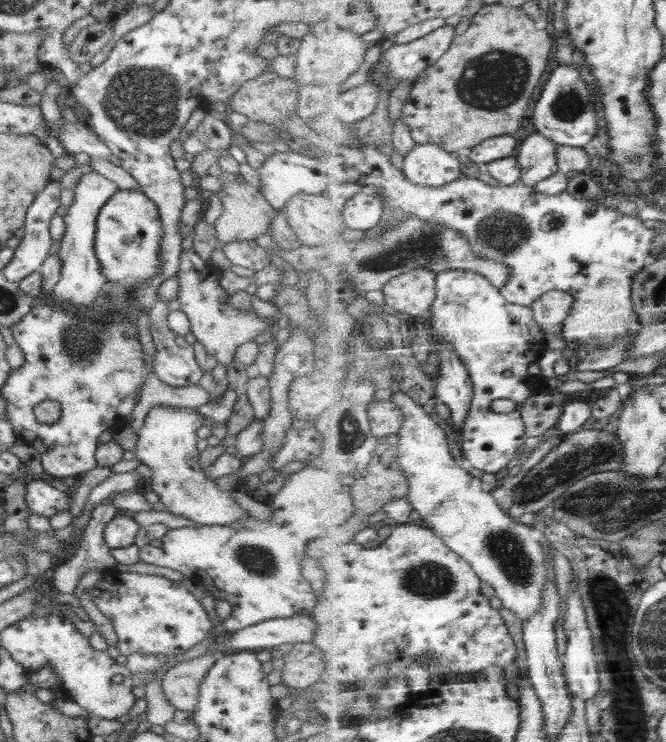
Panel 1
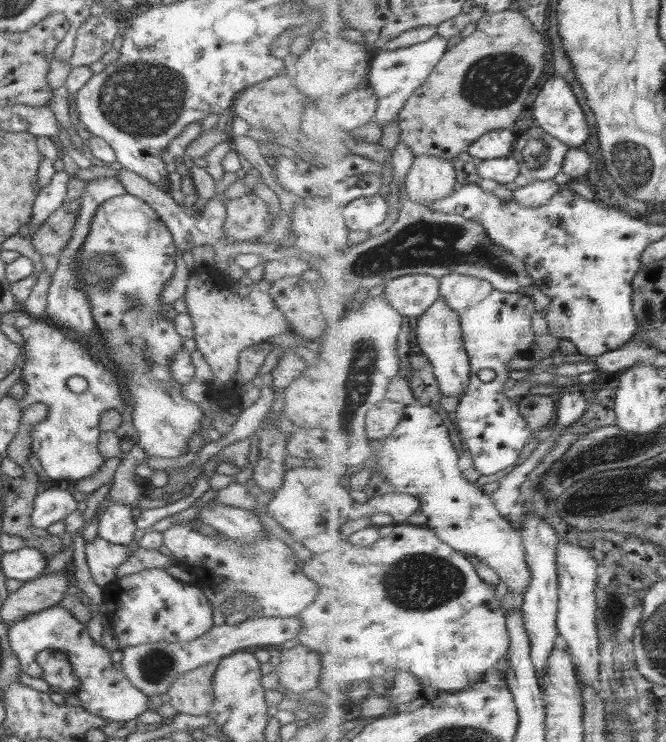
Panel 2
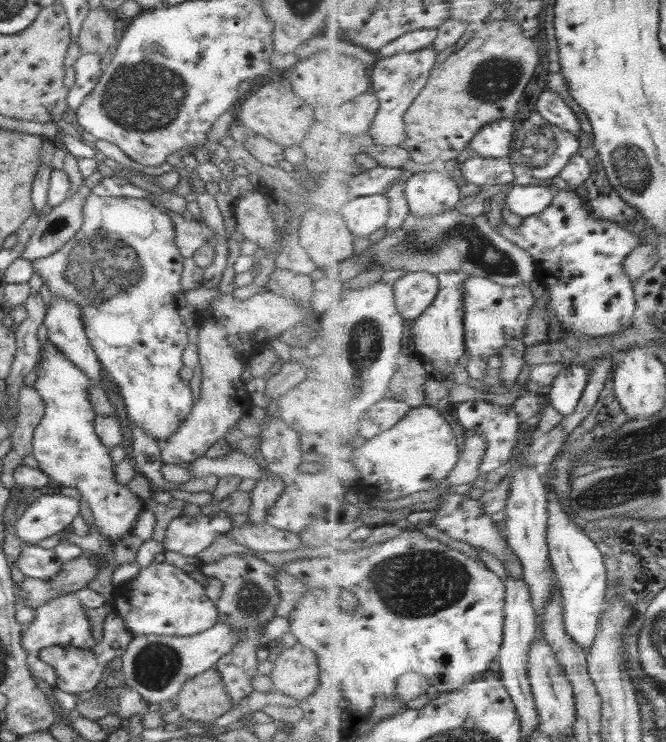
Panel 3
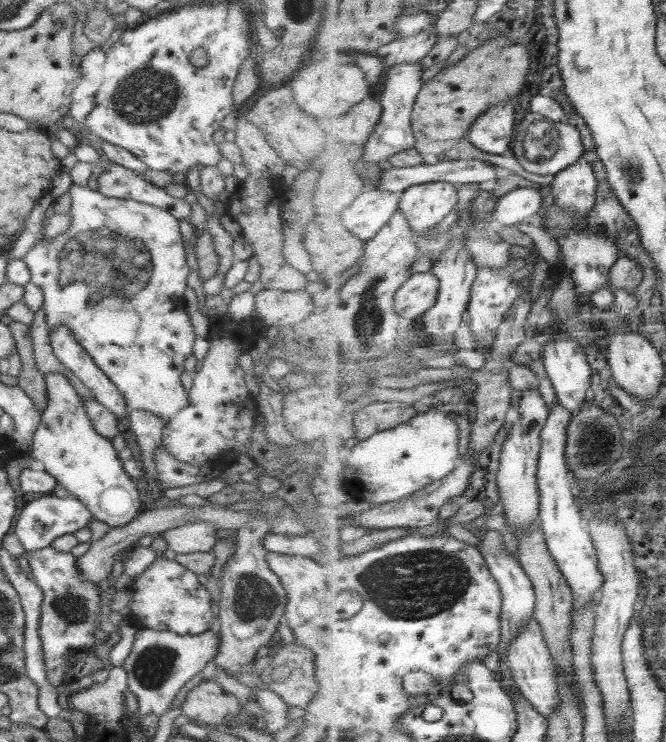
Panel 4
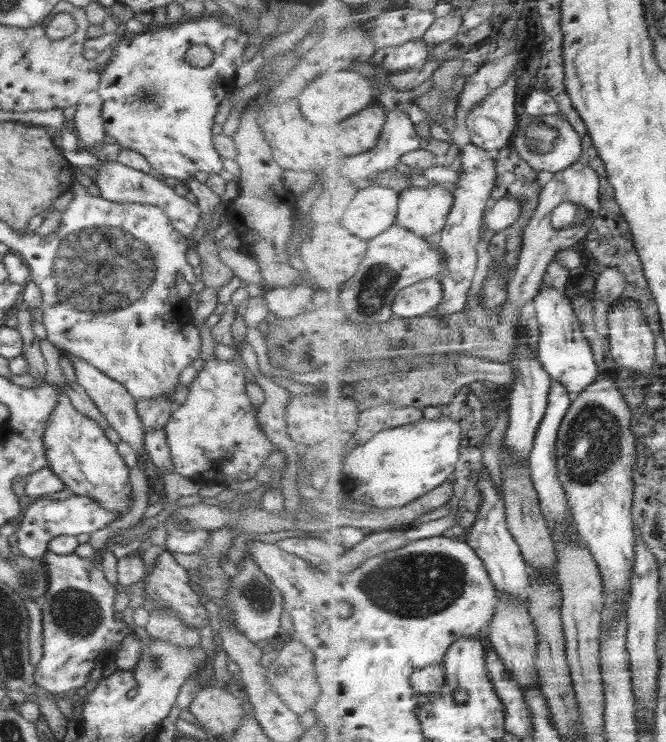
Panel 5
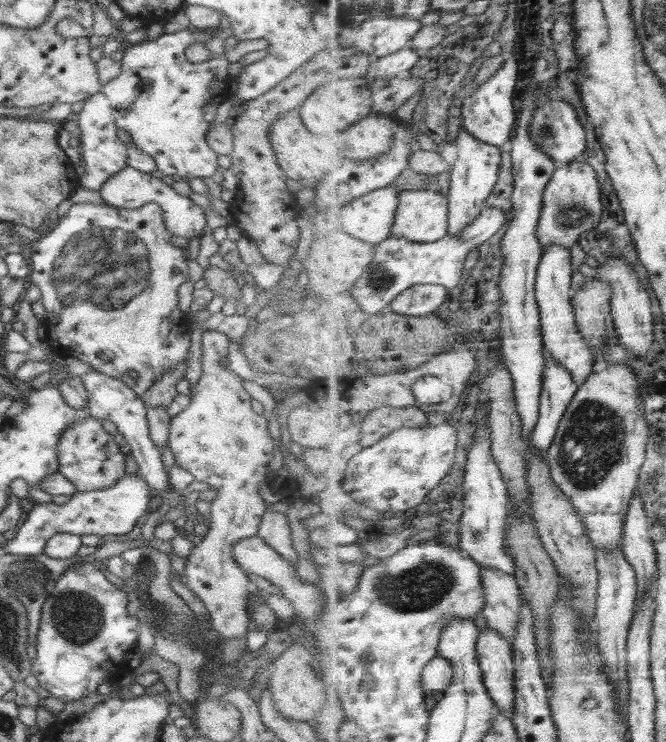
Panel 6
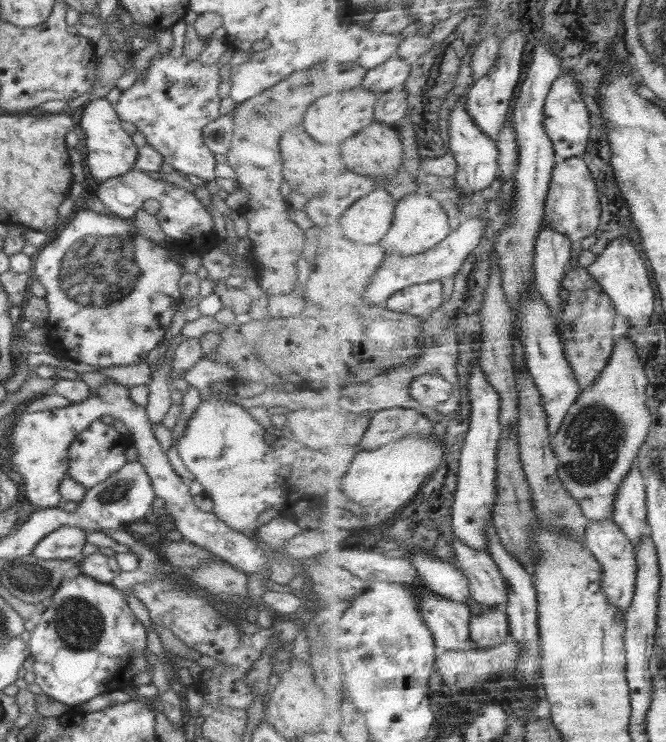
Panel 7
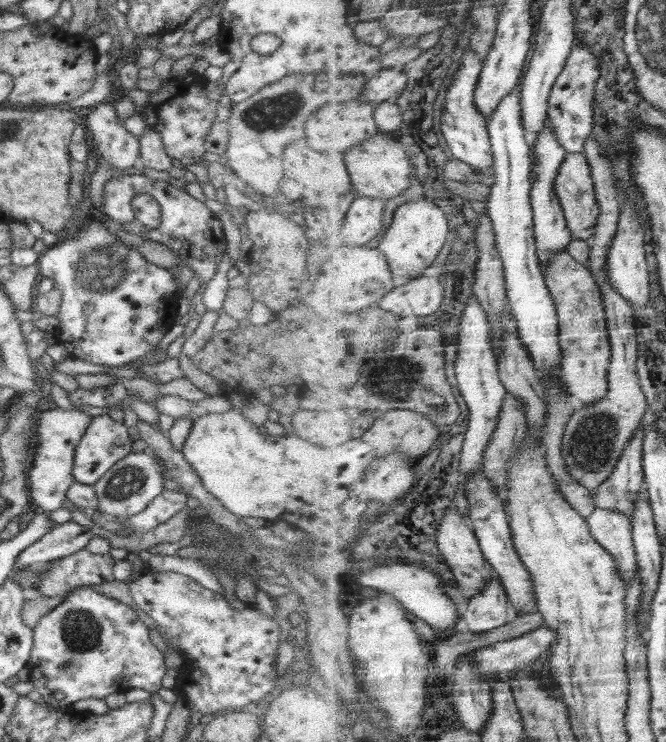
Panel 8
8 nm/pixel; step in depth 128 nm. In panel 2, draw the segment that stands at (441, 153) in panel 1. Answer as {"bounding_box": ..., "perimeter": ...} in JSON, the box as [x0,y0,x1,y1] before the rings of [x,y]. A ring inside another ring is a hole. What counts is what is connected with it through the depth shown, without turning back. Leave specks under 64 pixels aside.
{"bounding_box":[407,154,460,205],"perimeter":[[[424,154],[416,158],[407,178],[407,190],[414,202],[425,205],[444,200],[460,186],[452,160]]]}

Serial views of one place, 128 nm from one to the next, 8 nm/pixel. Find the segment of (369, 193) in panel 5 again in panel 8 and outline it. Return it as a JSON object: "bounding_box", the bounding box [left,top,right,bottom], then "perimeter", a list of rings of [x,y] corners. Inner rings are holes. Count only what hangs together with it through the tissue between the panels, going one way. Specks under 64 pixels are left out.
{"bounding_box":[342,198,386,245],"perimeter":[[[357,198],[347,214],[342,236],[348,245],[366,245],[380,236],[384,226],[386,200]]]}

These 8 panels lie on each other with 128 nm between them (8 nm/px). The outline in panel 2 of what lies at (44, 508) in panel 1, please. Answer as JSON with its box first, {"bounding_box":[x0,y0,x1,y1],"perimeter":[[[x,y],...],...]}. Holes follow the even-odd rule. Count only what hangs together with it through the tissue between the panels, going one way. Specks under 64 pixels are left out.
{"bounding_box":[30,486,77,530],"perimeter":[[[58,486],[42,490],[34,498],[30,524],[34,528],[46,530],[54,522],[63,522],[69,514],[77,510],[76,505],[77,501],[70,493],[70,490],[63,490]]]}

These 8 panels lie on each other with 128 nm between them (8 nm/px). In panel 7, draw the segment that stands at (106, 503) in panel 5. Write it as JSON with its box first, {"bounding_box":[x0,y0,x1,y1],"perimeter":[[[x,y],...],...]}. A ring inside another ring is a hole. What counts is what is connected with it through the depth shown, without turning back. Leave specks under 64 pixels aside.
{"bounding_box":[67,419,133,489],"perimeter":[[[100,419],[95,420],[70,442],[67,456],[69,465],[67,475],[87,489],[92,488],[127,464],[124,453],[131,445],[133,445],[133,441],[130,436],[122,436],[112,424],[106,424]]]}

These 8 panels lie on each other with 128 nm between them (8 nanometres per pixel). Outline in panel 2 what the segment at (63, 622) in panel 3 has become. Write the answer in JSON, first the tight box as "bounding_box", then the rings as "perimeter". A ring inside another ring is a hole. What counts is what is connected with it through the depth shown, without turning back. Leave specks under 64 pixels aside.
{"bounding_box":[8,607,150,722],"perimeter":[[[63,607],[42,610],[41,615],[29,616],[26,621],[17,621],[8,630],[10,647],[18,656],[20,667],[24,673],[34,678],[42,679],[42,670],[36,661],[36,654],[41,650],[57,650],[68,653],[68,659],[74,667],[74,673],[80,677],[77,696],[82,702],[82,708],[92,714],[116,722],[128,722],[138,718],[148,710],[150,699],[148,695],[138,690],[122,670],[113,667],[111,653],[88,635],[86,623],[79,622]]]}

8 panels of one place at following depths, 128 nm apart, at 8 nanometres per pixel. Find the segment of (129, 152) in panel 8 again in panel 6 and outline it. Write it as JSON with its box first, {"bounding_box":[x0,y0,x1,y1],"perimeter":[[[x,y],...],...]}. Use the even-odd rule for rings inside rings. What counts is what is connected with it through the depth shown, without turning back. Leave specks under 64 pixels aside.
{"bounding_box":[75,91,128,191],"perimeter":[[[101,91],[90,96],[75,117],[80,126],[79,152],[82,155],[82,164],[85,165],[85,173],[78,177],[78,184],[82,188],[99,191],[112,174],[128,166],[126,162],[128,146],[127,143],[118,140],[117,130],[119,128],[112,117],[110,99]]]}

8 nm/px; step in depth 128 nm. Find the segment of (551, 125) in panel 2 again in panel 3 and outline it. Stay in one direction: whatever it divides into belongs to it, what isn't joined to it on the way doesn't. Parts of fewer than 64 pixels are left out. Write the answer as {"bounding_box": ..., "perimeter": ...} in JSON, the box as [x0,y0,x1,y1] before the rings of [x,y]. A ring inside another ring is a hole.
{"bounding_box":[536,90,582,136],"perimeter":[[[544,90],[538,97],[536,108],[551,124],[568,129],[577,136],[581,133],[582,122],[578,118],[578,114],[574,112],[574,108],[570,104],[566,104],[558,92]]]}

